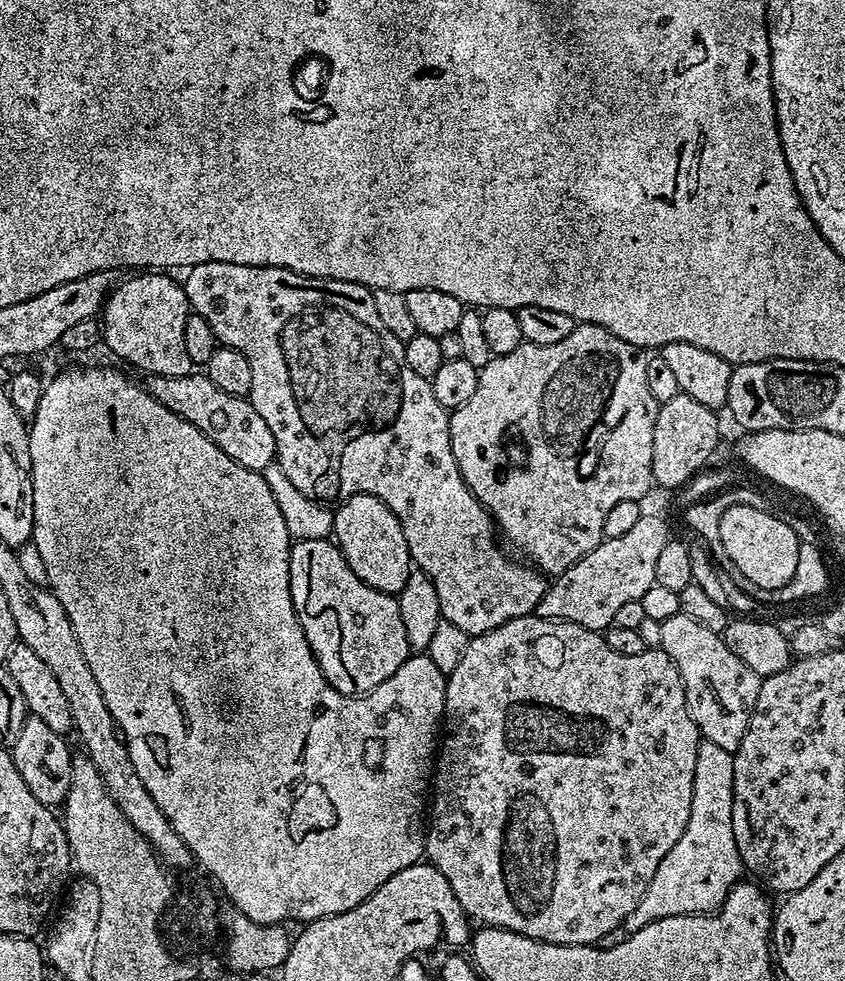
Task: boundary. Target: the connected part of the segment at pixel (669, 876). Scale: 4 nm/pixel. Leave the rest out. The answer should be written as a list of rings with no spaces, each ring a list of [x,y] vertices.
[[[704,740],[698,746],[698,758],[694,762],[694,782],[692,783],[692,801],[690,802],[690,822],[686,822],[686,830],[678,842],[674,842],[674,850],[666,854],[658,862],[658,870],[654,870],[654,878],[650,878],[650,886],[646,886],[646,894],[638,902],[638,906],[624,920],[623,926],[628,933],[642,930],[642,926],[650,926],[659,920],[675,920],[678,916],[699,916],[711,914],[724,903],[728,892],[741,879],[740,872],[745,871],[740,861],[738,846],[732,833],[732,782],[734,780],[733,753],[714,746]]]

